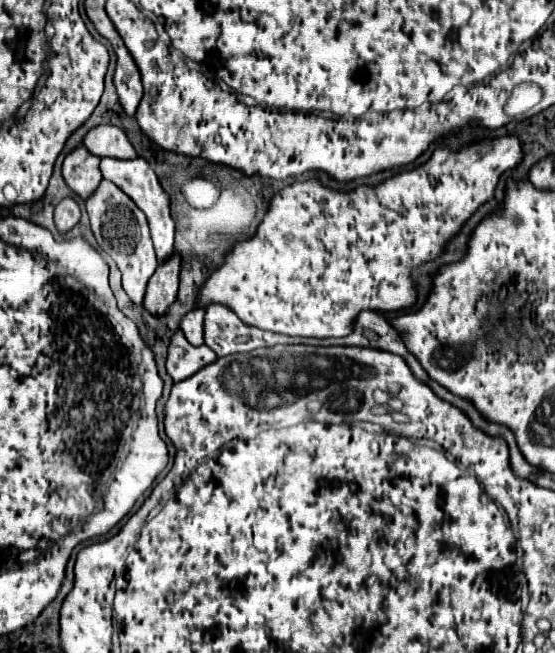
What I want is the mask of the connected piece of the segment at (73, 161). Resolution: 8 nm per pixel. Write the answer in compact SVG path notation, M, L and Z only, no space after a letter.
M77 146L71 154L65 156L63 178L67 186L83 200L87 200L101 182L101 174L97 166L99 166L99 158L87 152L85 146Z

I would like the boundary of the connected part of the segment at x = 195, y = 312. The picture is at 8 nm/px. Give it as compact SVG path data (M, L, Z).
M193 308L181 322L181 330L193 346L203 344L203 318L205 318L205 310L203 308Z

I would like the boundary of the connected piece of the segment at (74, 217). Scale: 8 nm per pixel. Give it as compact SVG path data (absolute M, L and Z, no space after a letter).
M65 198L55 206L55 226L59 234L67 234L81 218L79 206L73 198Z

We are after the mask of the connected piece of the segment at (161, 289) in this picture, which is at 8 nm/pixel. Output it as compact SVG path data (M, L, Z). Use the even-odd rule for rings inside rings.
M173 254L169 262L163 262L151 276L151 282L147 284L147 294L143 300L143 308L153 316L165 316L169 306L177 298L179 288L179 254Z

